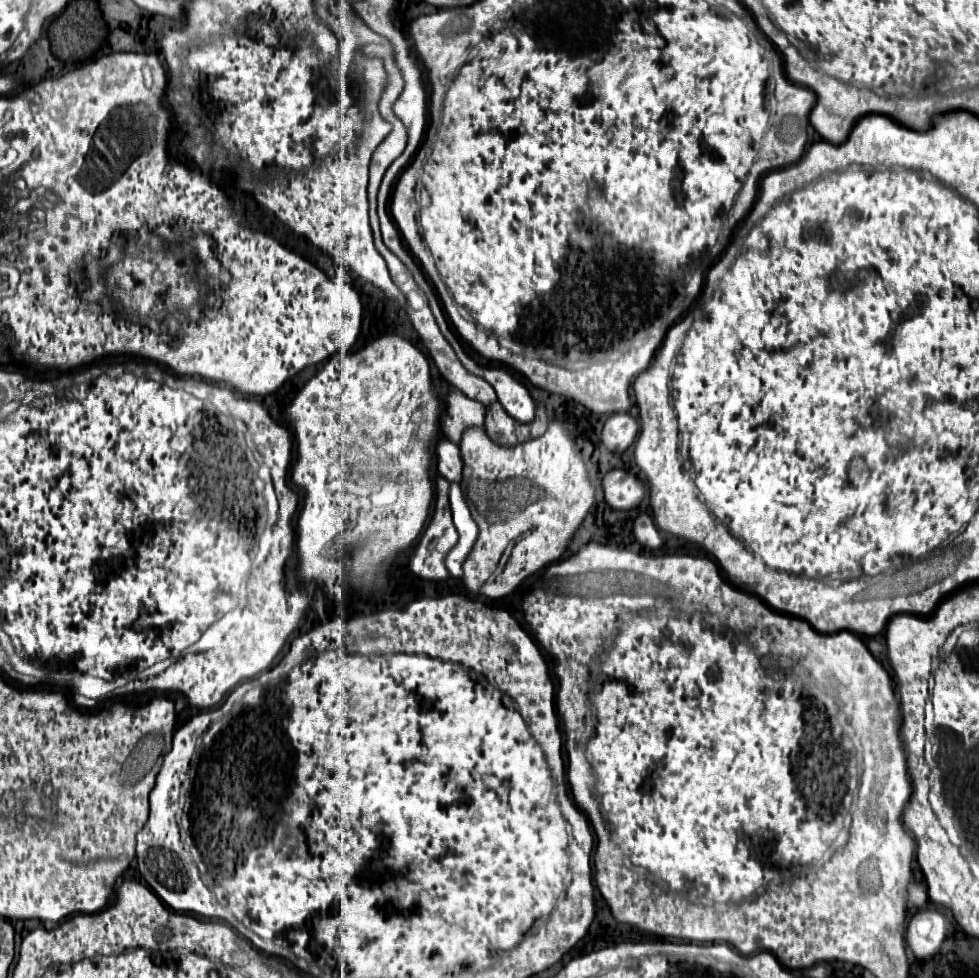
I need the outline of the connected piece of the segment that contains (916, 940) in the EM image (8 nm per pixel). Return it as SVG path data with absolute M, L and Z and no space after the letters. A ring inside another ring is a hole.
M926 909L926 911L918 911L908 923L906 941L912 953L920 961L926 961L940 951L940 945L946 939L946 934L944 915L938 911Z

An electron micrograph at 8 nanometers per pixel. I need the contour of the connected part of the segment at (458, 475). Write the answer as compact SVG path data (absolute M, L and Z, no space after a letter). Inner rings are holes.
M440 439L436 445L436 459L438 459L438 473L448 479L450 483L462 481L462 457L460 447L448 439Z

